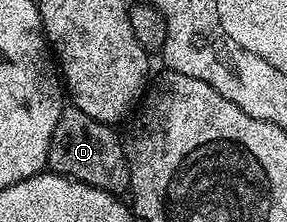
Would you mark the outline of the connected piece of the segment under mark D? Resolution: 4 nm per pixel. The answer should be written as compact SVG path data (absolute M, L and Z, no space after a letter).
M75 107L62 109L59 123L55 123L55 135L51 135L48 168L96 189L121 195L129 189L129 158L125 156L123 141L113 129L116 128L112 124L91 119L91 115Z

